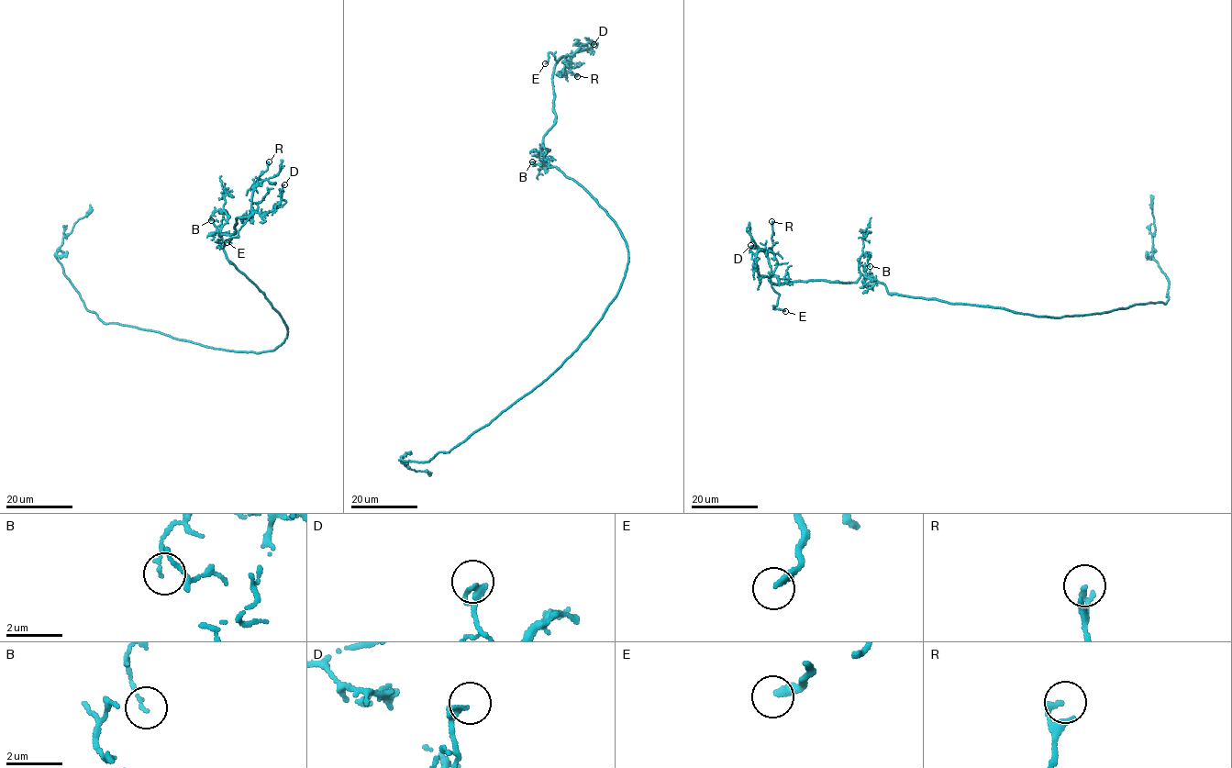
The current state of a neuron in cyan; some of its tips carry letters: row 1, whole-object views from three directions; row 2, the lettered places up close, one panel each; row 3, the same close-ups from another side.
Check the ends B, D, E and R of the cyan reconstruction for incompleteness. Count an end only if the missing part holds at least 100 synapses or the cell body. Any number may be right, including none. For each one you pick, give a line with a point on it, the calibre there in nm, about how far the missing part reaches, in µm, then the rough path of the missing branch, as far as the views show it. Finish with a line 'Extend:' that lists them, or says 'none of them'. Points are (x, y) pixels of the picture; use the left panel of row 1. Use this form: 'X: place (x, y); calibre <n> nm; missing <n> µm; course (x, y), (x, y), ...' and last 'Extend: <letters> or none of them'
E: place (227, 242); calibre 280 nm; missing 20 µm
Extend: E

